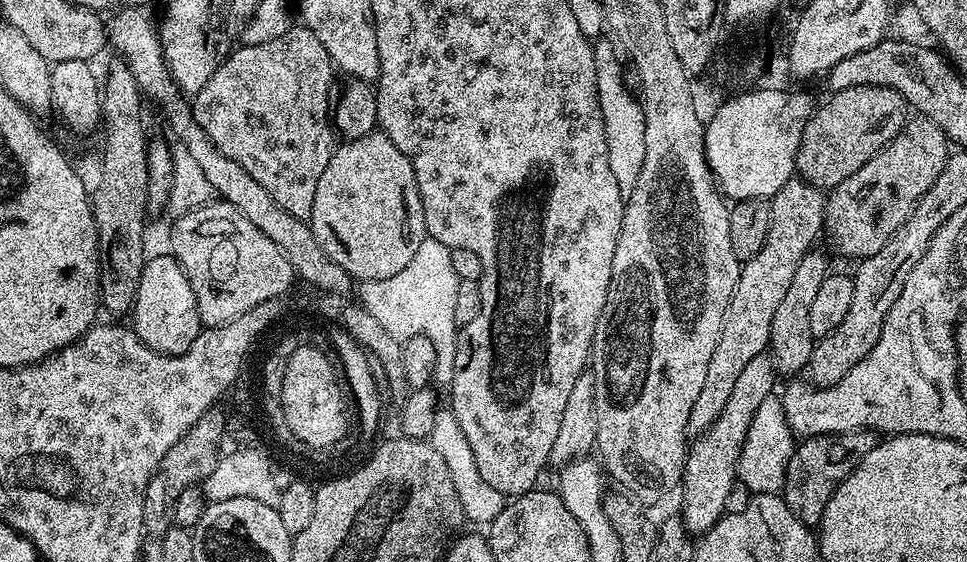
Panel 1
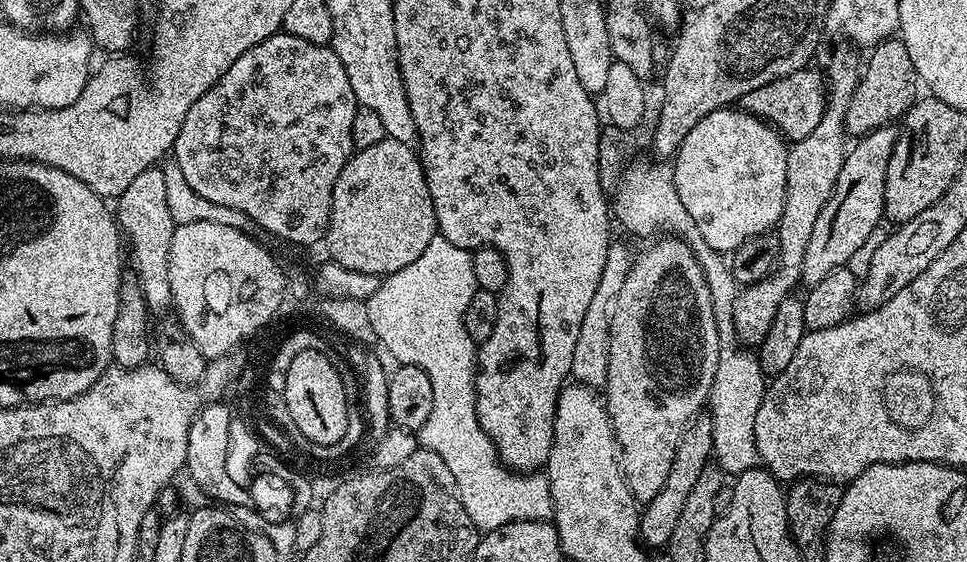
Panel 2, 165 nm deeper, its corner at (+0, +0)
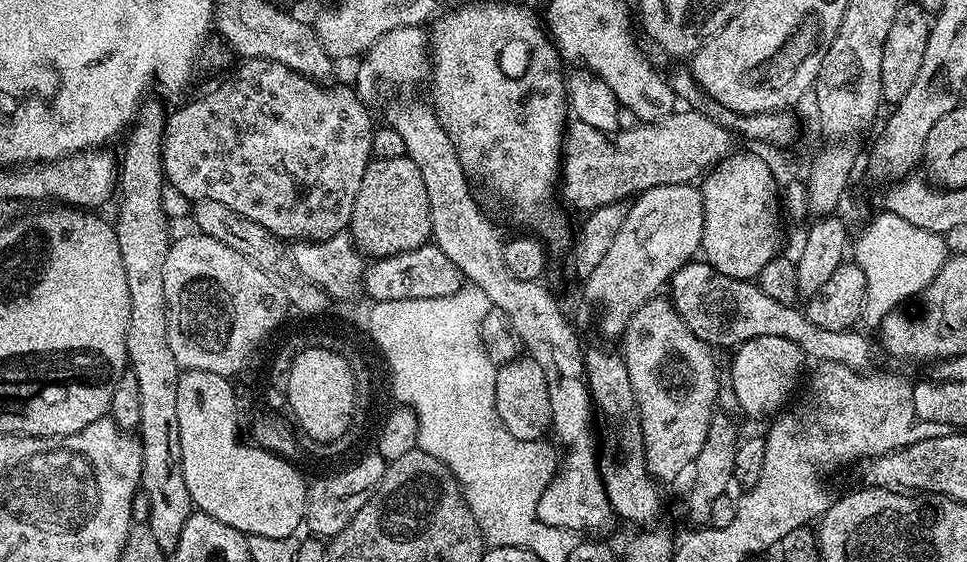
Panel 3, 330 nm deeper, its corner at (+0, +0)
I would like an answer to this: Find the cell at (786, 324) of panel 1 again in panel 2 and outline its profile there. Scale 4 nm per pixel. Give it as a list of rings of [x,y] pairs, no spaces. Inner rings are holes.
[[[889,126],[879,128],[873,132],[868,132],[865,136],[859,137],[855,141],[856,145],[847,149],[842,170],[838,170],[838,182],[826,202],[822,206],[822,214],[818,214],[818,222],[814,222],[814,230],[810,234],[810,243],[806,246],[806,258],[802,261],[801,281],[805,285],[811,286],[822,282],[826,274],[834,274],[834,270],[845,267],[854,258],[858,246],[870,238],[881,227],[880,220],[885,219],[884,215],[884,195],[886,194],[886,170],[890,166],[890,154],[896,145],[898,135],[895,127]]]

